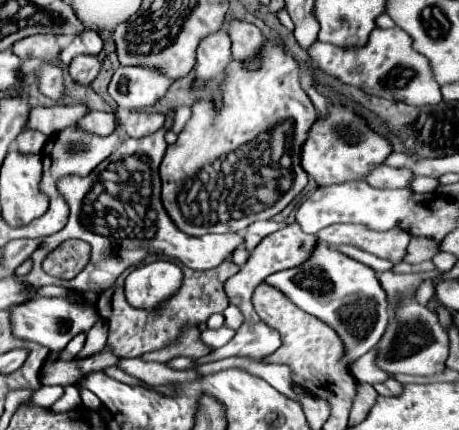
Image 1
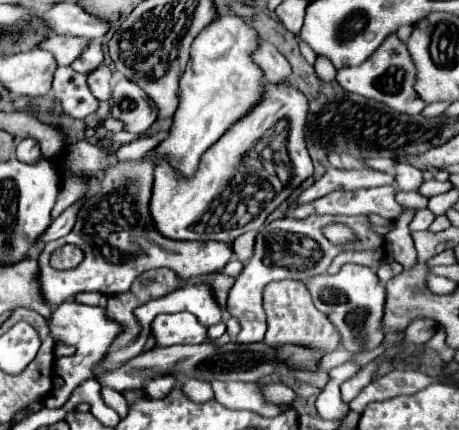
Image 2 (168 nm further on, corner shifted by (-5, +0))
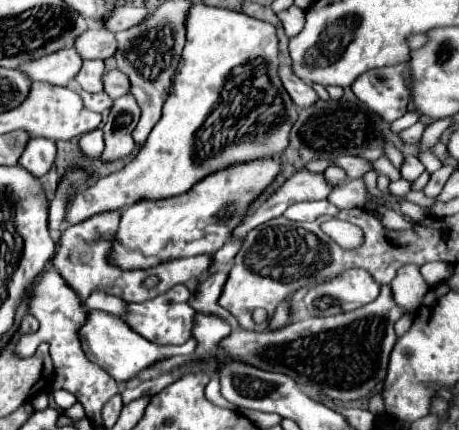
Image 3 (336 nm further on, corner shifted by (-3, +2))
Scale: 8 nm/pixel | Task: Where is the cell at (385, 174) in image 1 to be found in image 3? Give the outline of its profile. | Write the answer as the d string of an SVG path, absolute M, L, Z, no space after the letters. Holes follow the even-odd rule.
M295 172L289 176L255 212L251 212L241 226L233 230L233 238L245 238L247 232L267 220L279 218L291 204L303 202L303 200L323 200L329 196L333 186L329 186L323 178L323 174L311 174L311 172Z

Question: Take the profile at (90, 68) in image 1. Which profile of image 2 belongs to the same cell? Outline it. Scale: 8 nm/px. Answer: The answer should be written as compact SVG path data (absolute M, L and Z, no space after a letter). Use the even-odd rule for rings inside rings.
M107 64L99 66L99 70L93 70L91 74L87 74L87 84L91 94L97 100L109 100L111 98L111 70Z

